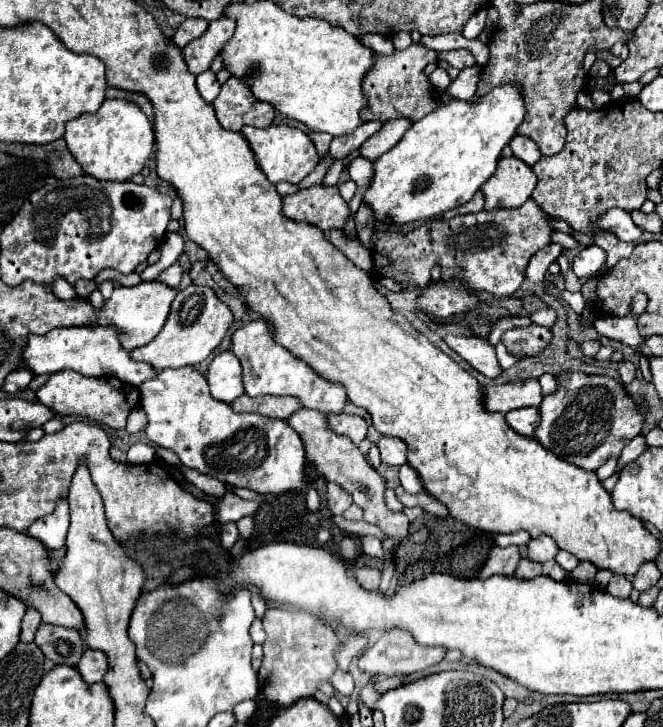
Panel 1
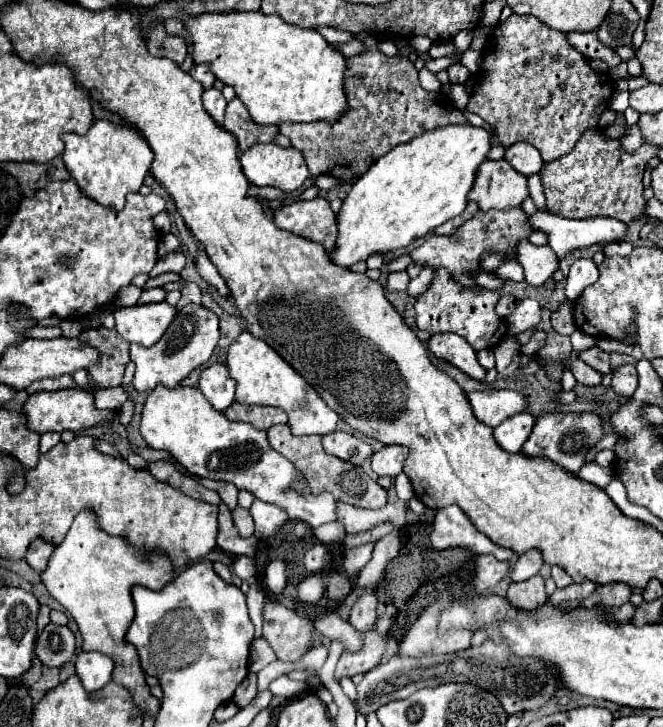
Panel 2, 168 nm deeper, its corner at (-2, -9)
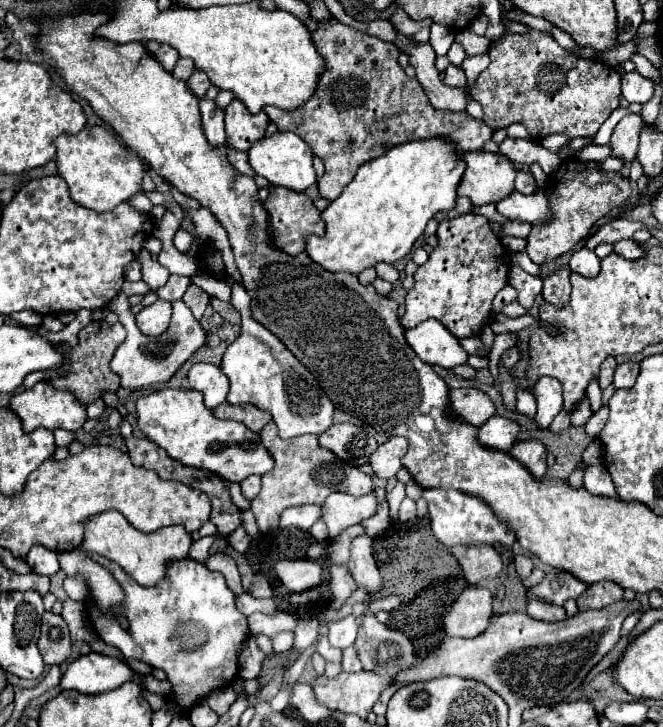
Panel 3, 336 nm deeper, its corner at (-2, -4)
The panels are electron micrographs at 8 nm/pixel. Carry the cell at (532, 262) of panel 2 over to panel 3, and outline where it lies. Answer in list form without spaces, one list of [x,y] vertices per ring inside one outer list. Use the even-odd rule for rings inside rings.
[[[487,204],[487,206],[475,206],[475,208],[473,208],[473,212],[475,212],[475,214],[483,214],[483,216],[485,216],[487,220],[491,220],[491,222],[497,222],[497,224],[507,224],[505,216],[501,216],[501,214],[497,212],[495,204]]]

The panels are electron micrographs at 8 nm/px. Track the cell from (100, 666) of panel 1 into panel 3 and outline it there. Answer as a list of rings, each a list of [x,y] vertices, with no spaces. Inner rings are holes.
[[[89,652],[67,666],[61,678],[61,688],[83,694],[101,694],[131,680],[131,674],[133,670],[119,658]]]

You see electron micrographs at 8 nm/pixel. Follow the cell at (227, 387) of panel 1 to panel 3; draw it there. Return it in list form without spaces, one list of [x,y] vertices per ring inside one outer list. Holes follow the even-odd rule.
[[[193,364],[189,370],[189,384],[193,390],[203,392],[205,396],[205,406],[207,408],[217,408],[227,400],[229,392],[229,380],[223,376],[223,370],[215,364]]]

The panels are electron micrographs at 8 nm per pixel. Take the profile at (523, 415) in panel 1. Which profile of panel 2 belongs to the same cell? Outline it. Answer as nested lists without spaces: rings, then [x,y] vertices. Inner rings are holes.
[[[519,413],[497,425],[493,429],[493,437],[501,449],[517,453],[523,447],[523,443],[529,439],[533,425],[535,419],[529,413]]]

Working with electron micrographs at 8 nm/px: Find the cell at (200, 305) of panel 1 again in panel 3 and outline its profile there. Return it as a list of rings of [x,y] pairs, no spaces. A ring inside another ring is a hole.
[[[123,292],[119,296],[115,296],[115,300],[111,300],[109,308],[119,314],[119,322],[127,330],[127,338],[117,348],[113,362],[111,362],[113,372],[119,372],[119,376],[121,376],[123,388],[137,390],[137,388],[151,386],[151,384],[157,384],[157,382],[167,382],[207,342],[207,330],[191,314],[191,310],[183,304],[183,300],[173,302],[173,318],[171,318],[169,330],[163,332],[159,338],[151,338],[151,336],[145,336],[145,334],[139,332],[139,328],[135,324],[135,316],[129,312],[127,296]]]

